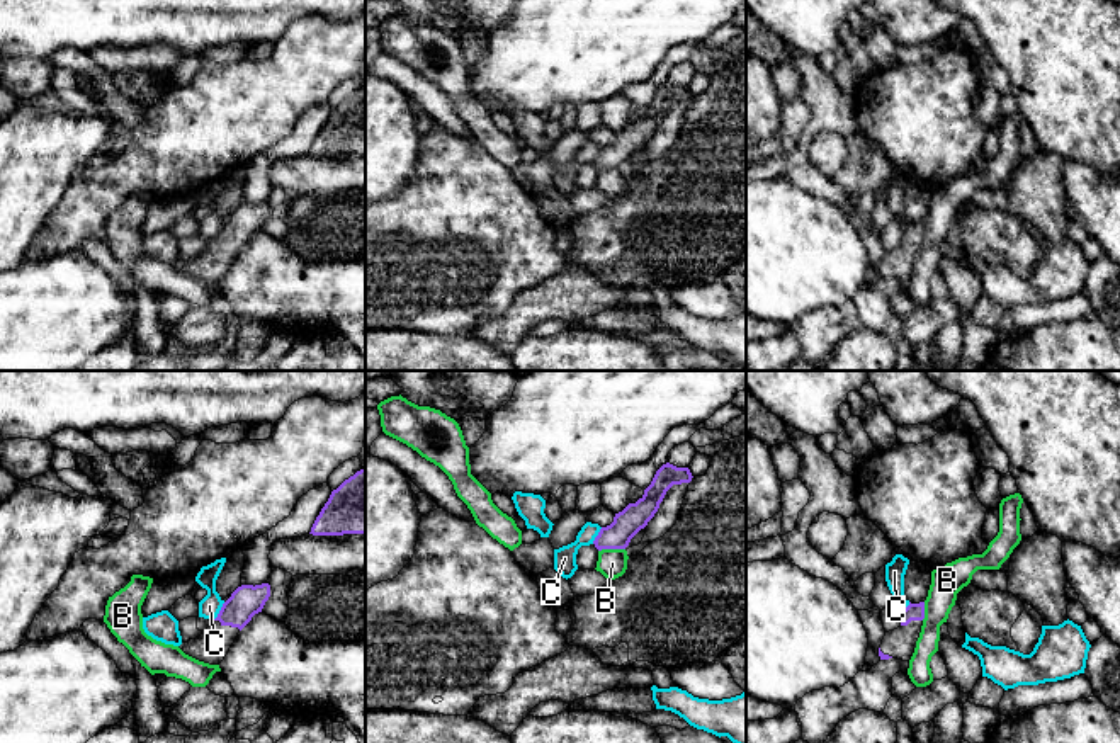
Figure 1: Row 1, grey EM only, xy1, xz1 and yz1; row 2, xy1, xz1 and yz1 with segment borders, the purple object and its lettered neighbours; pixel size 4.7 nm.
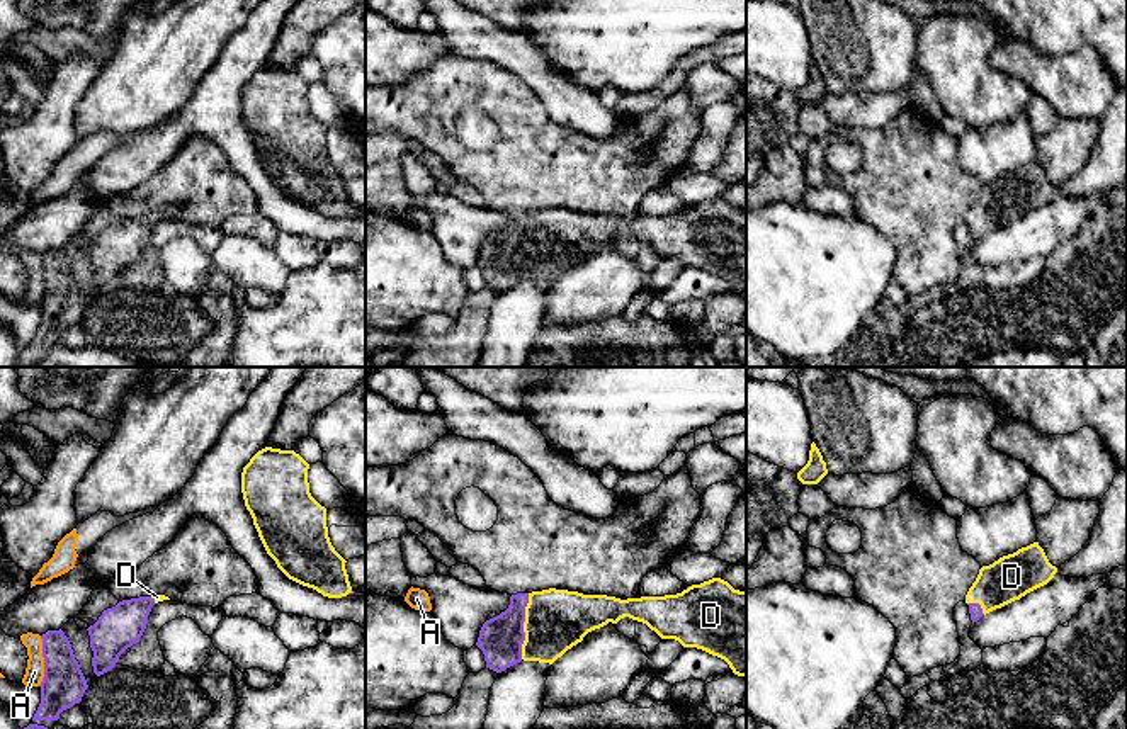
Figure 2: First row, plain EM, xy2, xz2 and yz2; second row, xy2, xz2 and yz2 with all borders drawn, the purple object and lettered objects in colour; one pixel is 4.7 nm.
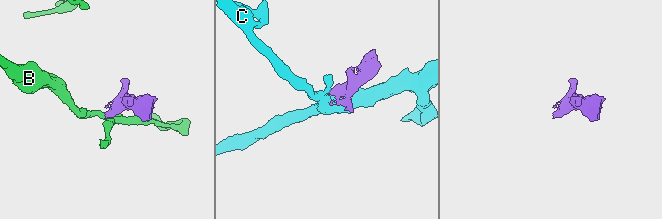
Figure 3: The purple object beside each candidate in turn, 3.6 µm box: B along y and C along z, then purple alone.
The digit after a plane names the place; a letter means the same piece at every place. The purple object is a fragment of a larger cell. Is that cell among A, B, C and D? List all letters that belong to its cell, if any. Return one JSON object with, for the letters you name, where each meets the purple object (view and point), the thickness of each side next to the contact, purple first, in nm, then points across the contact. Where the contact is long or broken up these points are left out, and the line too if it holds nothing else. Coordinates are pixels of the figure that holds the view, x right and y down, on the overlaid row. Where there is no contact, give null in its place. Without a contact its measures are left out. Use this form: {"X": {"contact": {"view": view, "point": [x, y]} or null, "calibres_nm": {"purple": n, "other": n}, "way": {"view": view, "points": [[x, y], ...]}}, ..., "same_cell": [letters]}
{"D": {"contact": {"view": "xz2", "point": [522, 626]}, "calibres_nm": {"purple": 200, "other": 280}, "way": {"view": "xz2", "points": [[500, 639], [510, 638], [522, 626], [543, 626], [556, 621]]}}, "same_cell": ["D"]}

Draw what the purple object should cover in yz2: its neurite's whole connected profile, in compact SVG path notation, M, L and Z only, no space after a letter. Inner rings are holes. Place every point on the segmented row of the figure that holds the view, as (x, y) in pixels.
M1039 542L983 566L966 595L972 624L1047 585L1056 573Z

